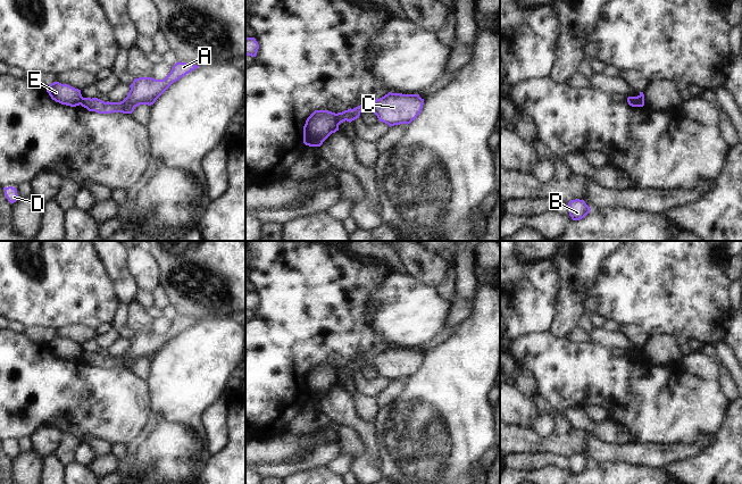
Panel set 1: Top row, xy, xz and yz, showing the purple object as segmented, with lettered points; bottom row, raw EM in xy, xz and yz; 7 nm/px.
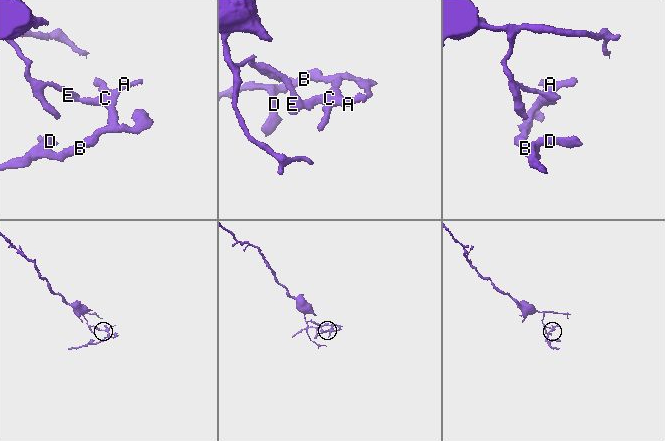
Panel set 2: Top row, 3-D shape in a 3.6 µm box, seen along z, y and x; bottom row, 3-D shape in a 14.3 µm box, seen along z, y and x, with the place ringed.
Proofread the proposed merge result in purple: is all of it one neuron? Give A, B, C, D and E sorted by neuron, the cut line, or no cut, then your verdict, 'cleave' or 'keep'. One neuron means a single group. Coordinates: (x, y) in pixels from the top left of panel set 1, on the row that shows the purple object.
A B C D / E; cut in xz along (335, 114), (338, 128); cleave

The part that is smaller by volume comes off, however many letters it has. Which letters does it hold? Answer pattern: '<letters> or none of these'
A, B, C, D

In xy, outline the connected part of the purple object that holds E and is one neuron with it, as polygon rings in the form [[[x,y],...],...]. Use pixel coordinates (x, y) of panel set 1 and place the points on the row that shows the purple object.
[[[59,82],[51,83],[48,86],[47,92],[56,102],[70,107],[80,106],[81,100],[83,99],[81,90]]]

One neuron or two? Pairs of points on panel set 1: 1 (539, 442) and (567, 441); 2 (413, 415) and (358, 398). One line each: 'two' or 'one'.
1: one
2: two

